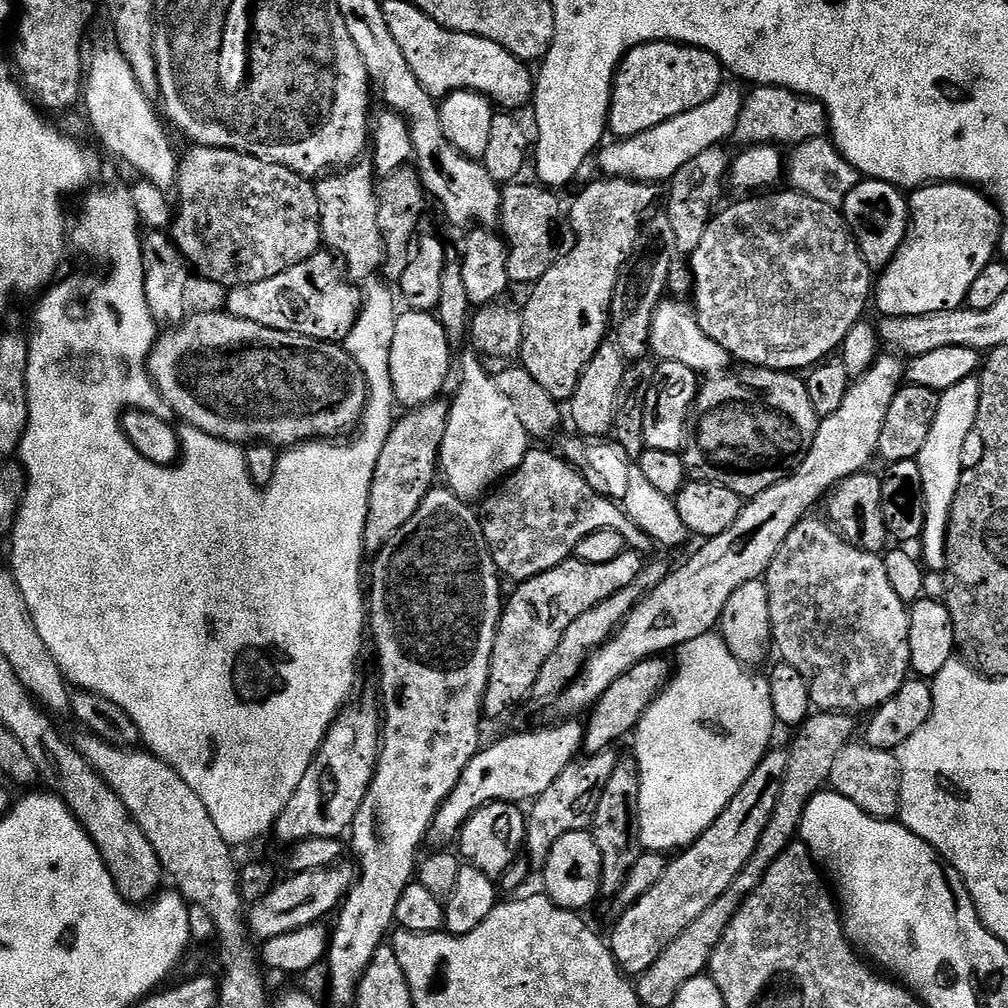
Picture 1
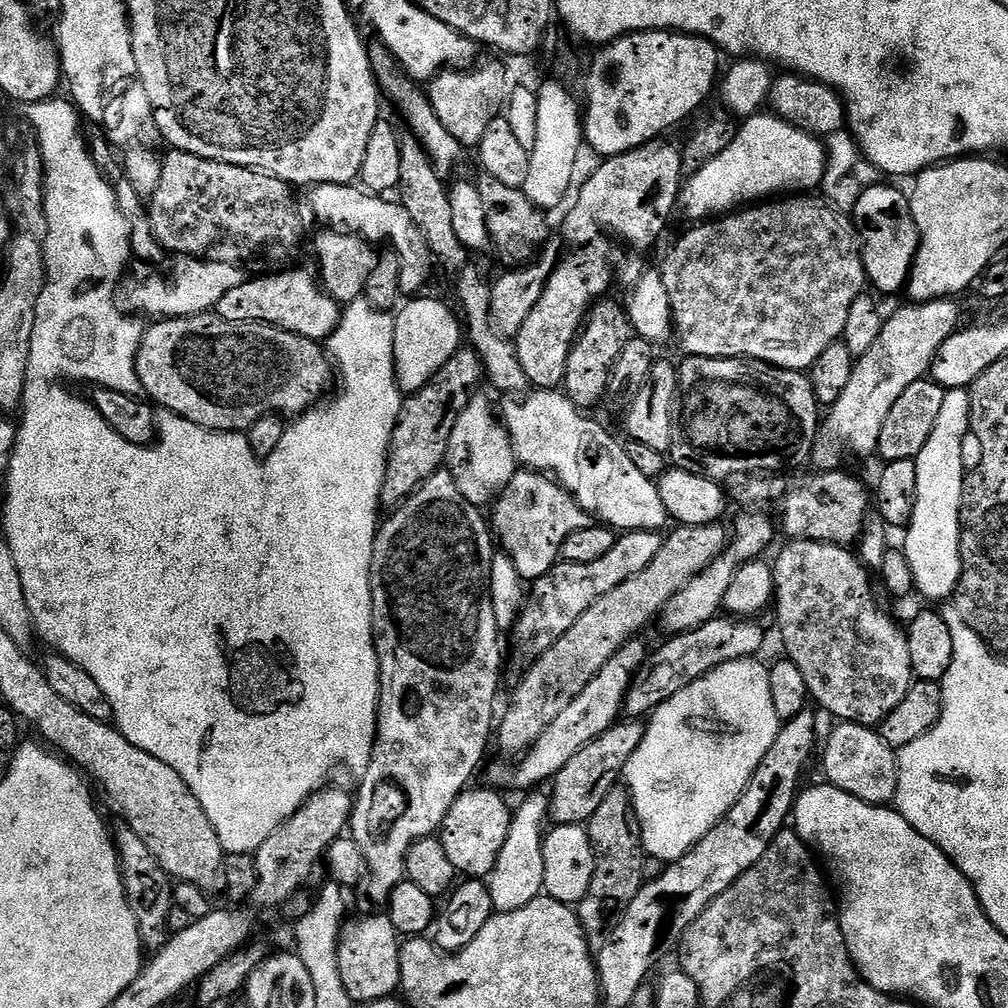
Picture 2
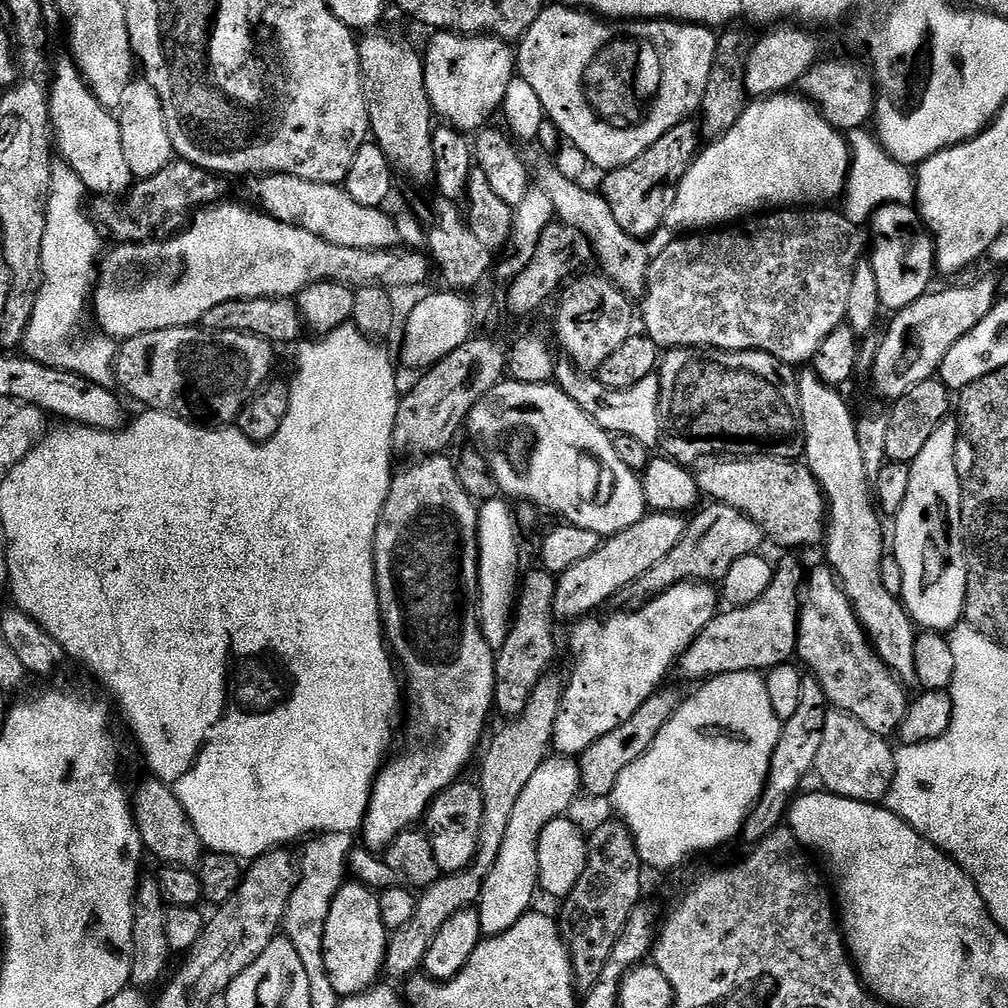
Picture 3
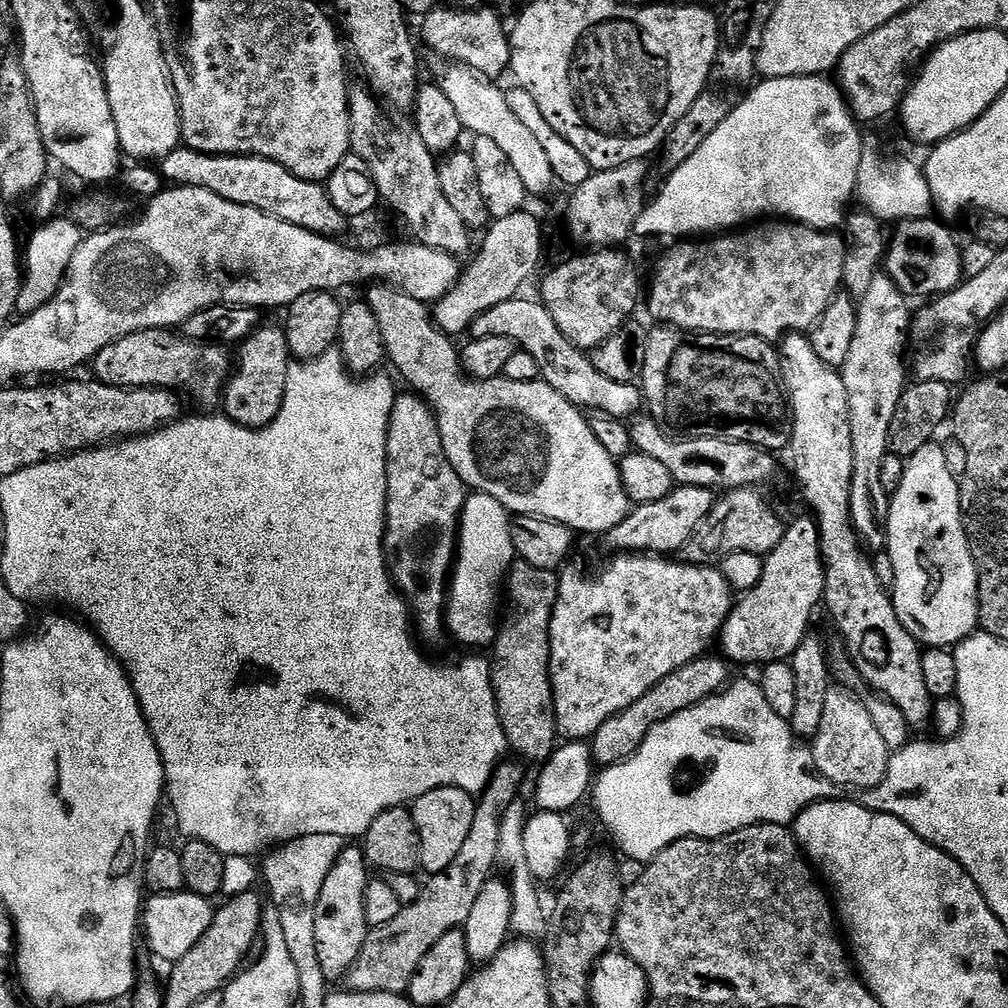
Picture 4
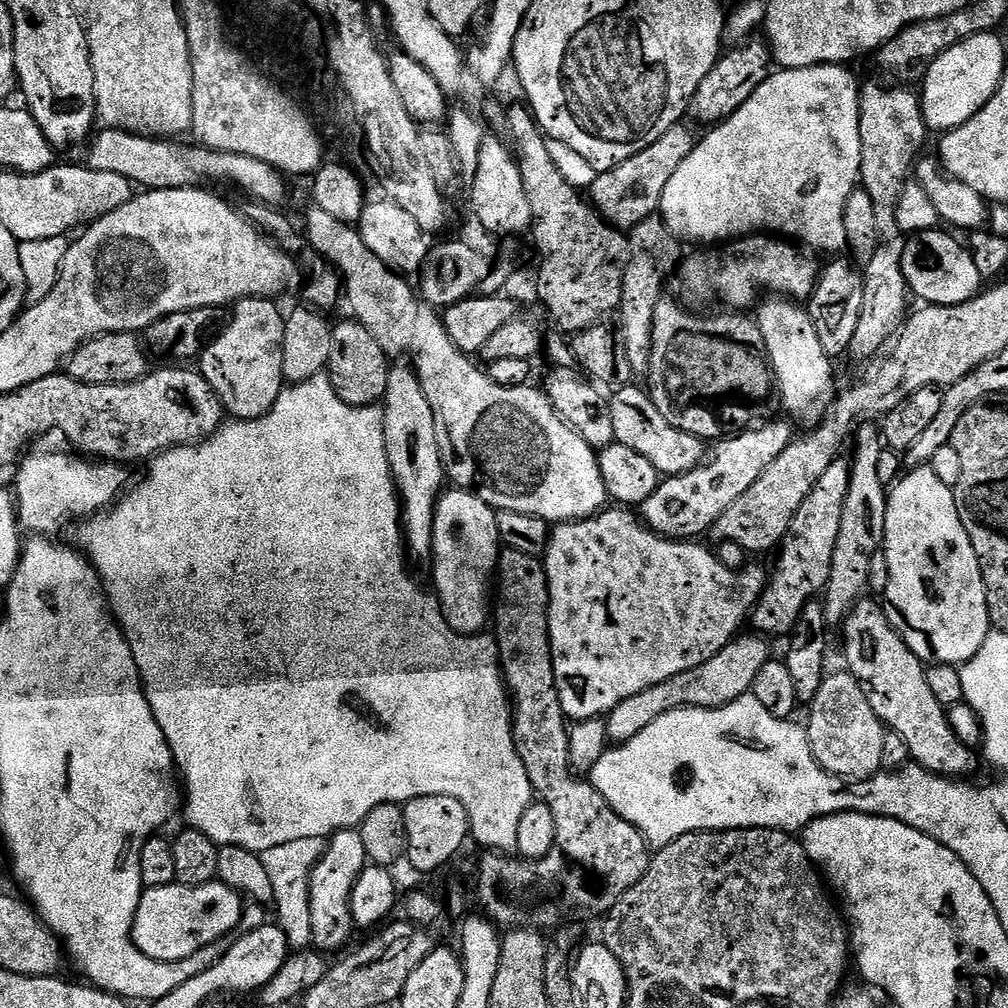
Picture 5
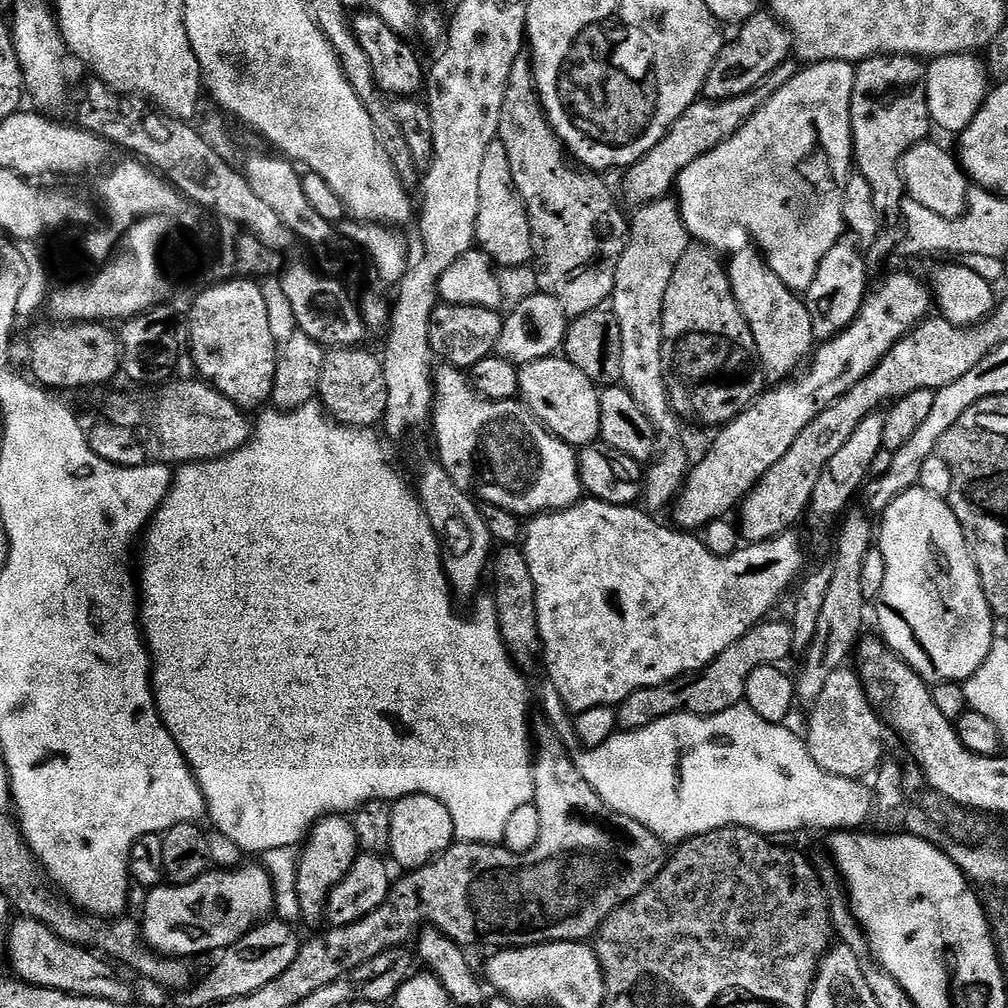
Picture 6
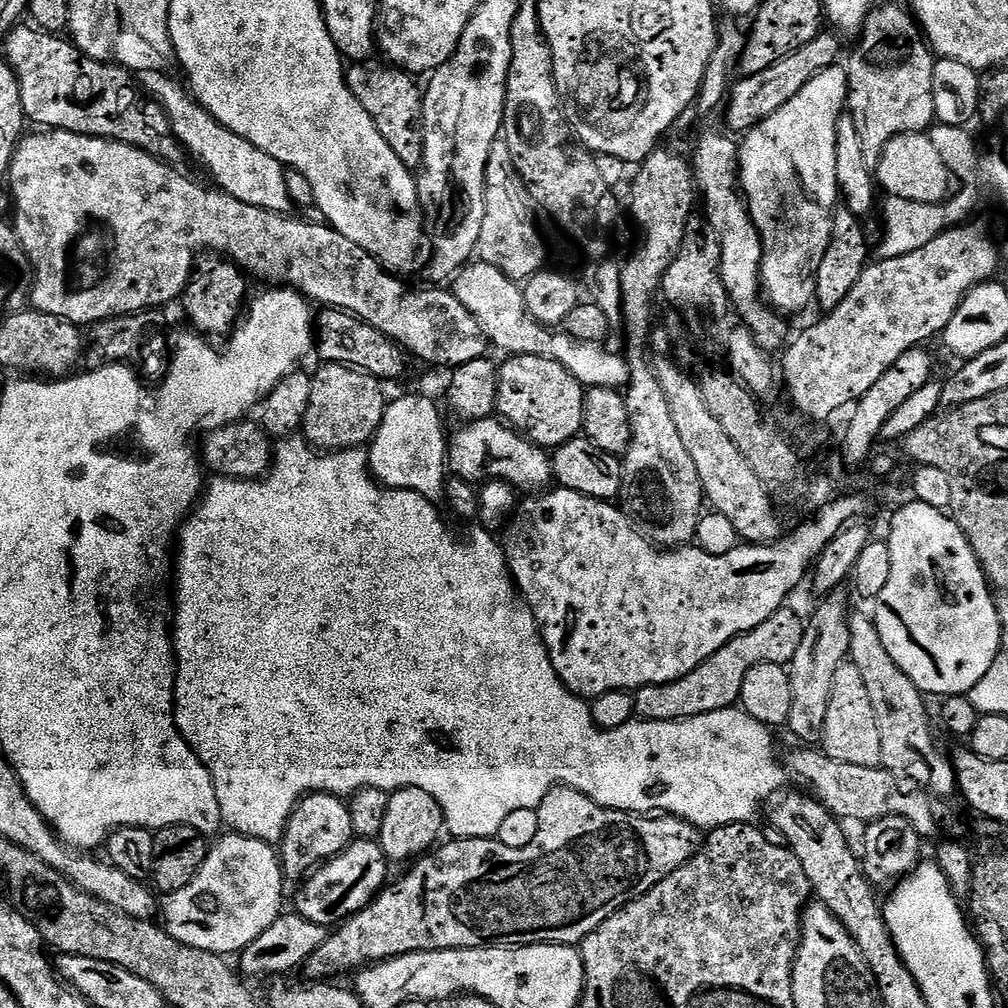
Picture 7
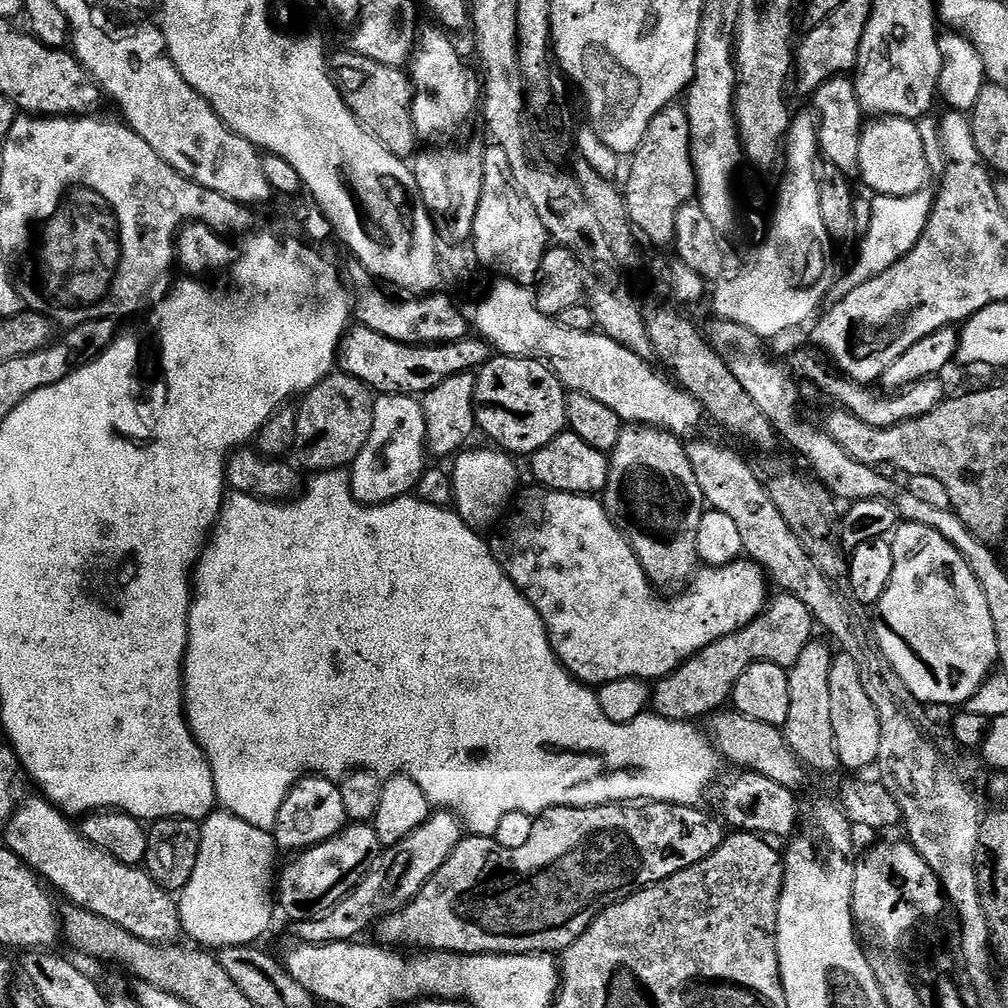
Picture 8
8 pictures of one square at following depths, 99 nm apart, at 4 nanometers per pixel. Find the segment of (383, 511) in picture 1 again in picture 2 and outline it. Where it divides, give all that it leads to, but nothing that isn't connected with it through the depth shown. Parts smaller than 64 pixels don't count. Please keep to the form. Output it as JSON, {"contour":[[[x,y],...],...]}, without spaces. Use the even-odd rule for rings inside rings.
{"contour":[[[462,346],[434,374],[426,386],[411,393],[401,403],[398,422],[392,431],[388,447],[388,461],[384,470],[384,481],[380,491],[380,503],[385,509],[392,510],[415,494],[422,482],[445,467],[447,447],[451,430],[458,422],[459,415],[467,408],[468,400],[485,379],[484,364],[471,346]]]}

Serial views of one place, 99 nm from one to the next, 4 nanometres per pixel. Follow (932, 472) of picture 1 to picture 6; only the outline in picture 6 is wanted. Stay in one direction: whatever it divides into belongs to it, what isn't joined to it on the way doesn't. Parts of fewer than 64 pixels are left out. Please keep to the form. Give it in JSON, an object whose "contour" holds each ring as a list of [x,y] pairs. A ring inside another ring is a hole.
{"contour":[[[917,486],[906,490],[906,494],[894,498],[894,502],[890,502],[890,506],[882,513],[881,520],[884,521],[879,521],[878,524],[878,546],[882,550],[882,558],[886,558],[886,583],[882,586],[882,594],[880,595],[879,603],[881,605],[885,604],[892,612],[880,612],[877,614],[876,624],[880,627],[880,629],[878,629],[879,635],[882,637],[884,643],[887,644],[896,655],[900,656],[908,663],[929,686],[955,684],[970,679],[982,666],[982,662],[986,662],[986,658],[990,654],[990,646],[994,639],[994,633],[992,633],[994,617],[990,606],[986,602],[986,594],[984,593],[984,587],[982,586],[980,575],[976,569],[976,563],[972,560],[972,555],[968,549],[968,543],[962,534],[962,526],[954,514],[954,510],[948,505],[948,501],[945,497],[935,496]]]}

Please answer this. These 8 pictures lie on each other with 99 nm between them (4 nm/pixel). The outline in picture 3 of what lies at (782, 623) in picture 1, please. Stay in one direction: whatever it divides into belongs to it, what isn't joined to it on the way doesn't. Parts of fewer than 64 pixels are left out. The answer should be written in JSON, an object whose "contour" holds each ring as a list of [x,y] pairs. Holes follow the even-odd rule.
{"contour":[[[827,566],[816,568],[813,572],[811,569],[807,577],[806,599],[800,610],[796,656],[822,686],[822,690],[826,690],[826,698],[833,709],[858,718],[866,730],[879,736],[892,738],[899,733],[902,718],[906,718],[910,696],[904,693],[905,685],[872,648],[860,619],[856,617],[856,611],[848,601],[848,595]]]}

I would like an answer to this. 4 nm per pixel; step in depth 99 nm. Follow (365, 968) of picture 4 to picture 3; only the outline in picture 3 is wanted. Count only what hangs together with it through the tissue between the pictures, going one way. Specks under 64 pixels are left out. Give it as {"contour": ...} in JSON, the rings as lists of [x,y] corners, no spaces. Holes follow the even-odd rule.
{"contour":[[[546,674],[534,686],[534,694],[530,694],[530,702],[526,702],[526,710],[515,718],[509,719],[505,728],[496,732],[492,741],[487,741],[483,749],[484,761],[480,764],[480,780],[478,787],[482,794],[482,830],[478,838],[476,858],[470,867],[461,872],[450,872],[441,875],[429,888],[419,893],[414,916],[397,932],[388,938],[388,949],[384,959],[387,975],[411,977],[421,971],[426,950],[430,950],[434,934],[442,930],[446,918],[450,914],[458,914],[464,908],[472,908],[482,894],[484,879],[490,874],[494,862],[498,858],[498,850],[502,850],[502,838],[506,838],[506,826],[510,822],[510,814],[518,802],[518,797],[530,782],[530,777],[542,766],[542,762],[550,755],[550,745],[554,734],[554,722],[558,718],[558,710],[562,702],[564,684],[553,674]]]}

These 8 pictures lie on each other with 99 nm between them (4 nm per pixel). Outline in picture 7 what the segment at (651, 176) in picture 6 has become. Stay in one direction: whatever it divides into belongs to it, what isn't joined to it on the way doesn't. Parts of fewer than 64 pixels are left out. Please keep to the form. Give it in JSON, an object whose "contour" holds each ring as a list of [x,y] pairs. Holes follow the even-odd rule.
{"contour":[[[821,31],[820,35],[814,38],[814,42],[809,42],[802,46],[802,50],[782,58],[782,62],[774,62],[774,66],[762,70],[762,74],[737,79],[731,85],[726,101],[727,131],[732,134],[747,134],[754,126],[770,118],[774,110],[782,110],[782,106],[786,106],[786,102],[790,102],[790,98],[794,98],[794,94],[798,94],[798,90],[802,90],[802,86],[806,86],[810,78],[822,74],[822,70],[833,67],[839,61],[836,60],[840,56],[839,39],[841,40],[841,37],[835,31]]]}

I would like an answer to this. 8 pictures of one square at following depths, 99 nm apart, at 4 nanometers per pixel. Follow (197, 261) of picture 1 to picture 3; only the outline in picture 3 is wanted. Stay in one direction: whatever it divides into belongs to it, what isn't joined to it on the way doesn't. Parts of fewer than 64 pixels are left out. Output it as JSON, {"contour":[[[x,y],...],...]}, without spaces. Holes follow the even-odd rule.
{"contour":[[[176,158],[153,177],[137,179],[131,192],[123,198],[92,196],[86,211],[101,233],[105,237],[113,236],[116,244],[147,242],[157,235],[156,224],[163,220],[171,216],[187,217],[197,206],[221,203],[225,199],[223,182],[217,173],[208,172],[189,160]]]}

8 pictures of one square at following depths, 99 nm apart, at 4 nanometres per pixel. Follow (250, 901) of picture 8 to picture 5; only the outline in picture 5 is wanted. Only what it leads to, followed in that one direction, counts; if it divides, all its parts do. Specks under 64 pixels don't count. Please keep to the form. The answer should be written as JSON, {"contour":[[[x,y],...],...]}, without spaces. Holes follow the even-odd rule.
{"contour":[[[222,882],[186,887],[174,883],[166,887],[147,888],[140,896],[132,940],[147,957],[176,963],[193,956],[200,949],[232,931],[242,918],[243,897]]]}

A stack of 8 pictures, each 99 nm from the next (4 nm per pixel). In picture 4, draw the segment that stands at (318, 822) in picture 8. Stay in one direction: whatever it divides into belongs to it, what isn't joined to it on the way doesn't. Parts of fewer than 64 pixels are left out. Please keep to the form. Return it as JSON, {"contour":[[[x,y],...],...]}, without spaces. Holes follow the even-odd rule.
{"contour":[[[345,846],[334,866],[330,866],[330,874],[326,874],[322,894],[318,894],[318,910],[314,910],[314,942],[318,942],[318,962],[329,982],[343,981],[358,954],[362,954],[362,946],[370,931],[364,905],[369,879],[370,865],[364,858],[363,847]]]}

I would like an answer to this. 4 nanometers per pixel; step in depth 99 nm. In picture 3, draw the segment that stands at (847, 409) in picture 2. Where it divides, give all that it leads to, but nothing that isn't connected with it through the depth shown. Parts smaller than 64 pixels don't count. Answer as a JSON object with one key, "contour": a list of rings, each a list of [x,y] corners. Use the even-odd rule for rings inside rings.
{"contour":[[[995,279],[980,280],[973,288],[944,288],[941,292],[936,291],[929,291],[910,306],[895,313],[884,332],[884,337],[876,344],[876,356],[872,360],[870,375],[877,394],[885,396],[888,402],[894,402],[902,394],[906,394],[906,390],[914,390],[918,382],[933,379],[939,373],[942,358],[946,358],[950,346],[954,346],[954,342],[962,338],[962,334],[970,334],[970,330],[974,330],[974,326],[982,322],[986,314],[990,314],[998,299],[998,284]]]}

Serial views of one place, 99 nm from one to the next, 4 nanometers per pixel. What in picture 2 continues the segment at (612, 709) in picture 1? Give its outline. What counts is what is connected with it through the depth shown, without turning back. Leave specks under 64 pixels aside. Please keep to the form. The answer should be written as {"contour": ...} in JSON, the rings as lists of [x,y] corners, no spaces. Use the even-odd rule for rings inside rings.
{"contour":[[[715,618],[689,632],[678,632],[669,635],[667,637],[668,641],[661,648],[655,649],[653,647],[647,658],[642,662],[642,666],[633,675],[632,684],[628,687],[628,693],[624,698],[623,715],[628,718],[647,717],[659,704],[674,698],[674,694],[678,694],[678,690],[686,690],[686,686],[698,682],[698,678],[710,674],[710,670],[714,670],[726,662],[755,657],[757,655],[756,651],[764,644],[764,628],[762,625],[756,624],[760,622],[752,618],[722,619]]]}

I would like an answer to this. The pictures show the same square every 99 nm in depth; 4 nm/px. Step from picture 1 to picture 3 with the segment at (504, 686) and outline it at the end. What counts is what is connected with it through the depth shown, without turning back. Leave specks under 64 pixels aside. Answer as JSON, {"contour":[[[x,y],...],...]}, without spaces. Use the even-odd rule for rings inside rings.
{"contour":[[[649,511],[641,520],[634,522],[626,530],[607,537],[600,543],[594,554],[575,562],[566,571],[556,576],[556,607],[557,617],[565,616],[568,622],[593,615],[595,608],[600,608],[611,596],[619,594],[623,588],[631,589],[650,566],[658,566],[678,542],[682,542],[686,520],[683,515],[675,512]]]}

